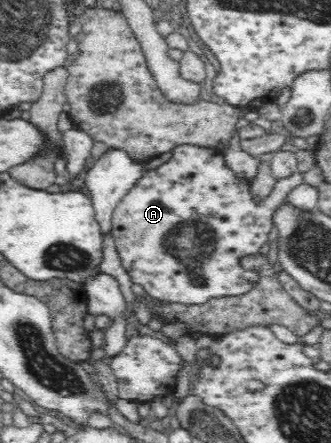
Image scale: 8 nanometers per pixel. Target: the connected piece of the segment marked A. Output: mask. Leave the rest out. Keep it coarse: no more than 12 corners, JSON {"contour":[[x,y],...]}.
{"contour":[[179,145],[119,202],[133,284],[181,305],[239,296],[243,258],[303,184],[256,204],[217,148]]}

